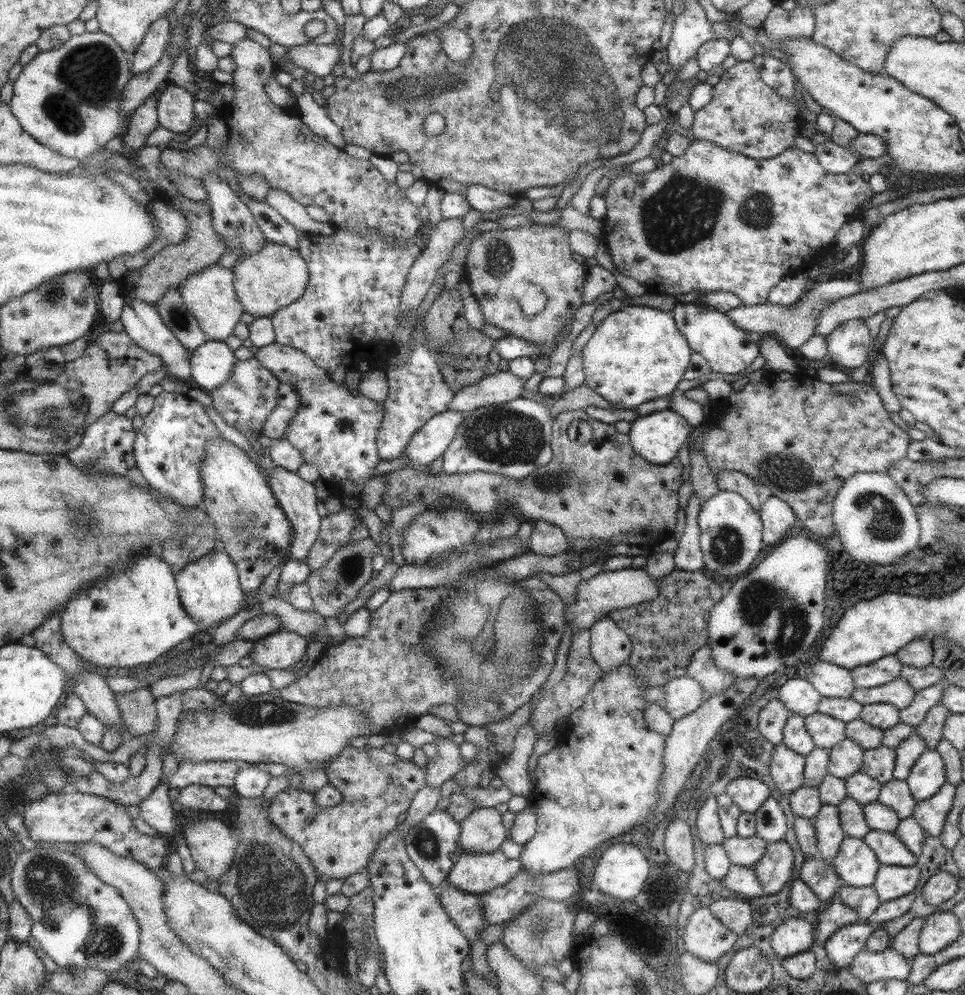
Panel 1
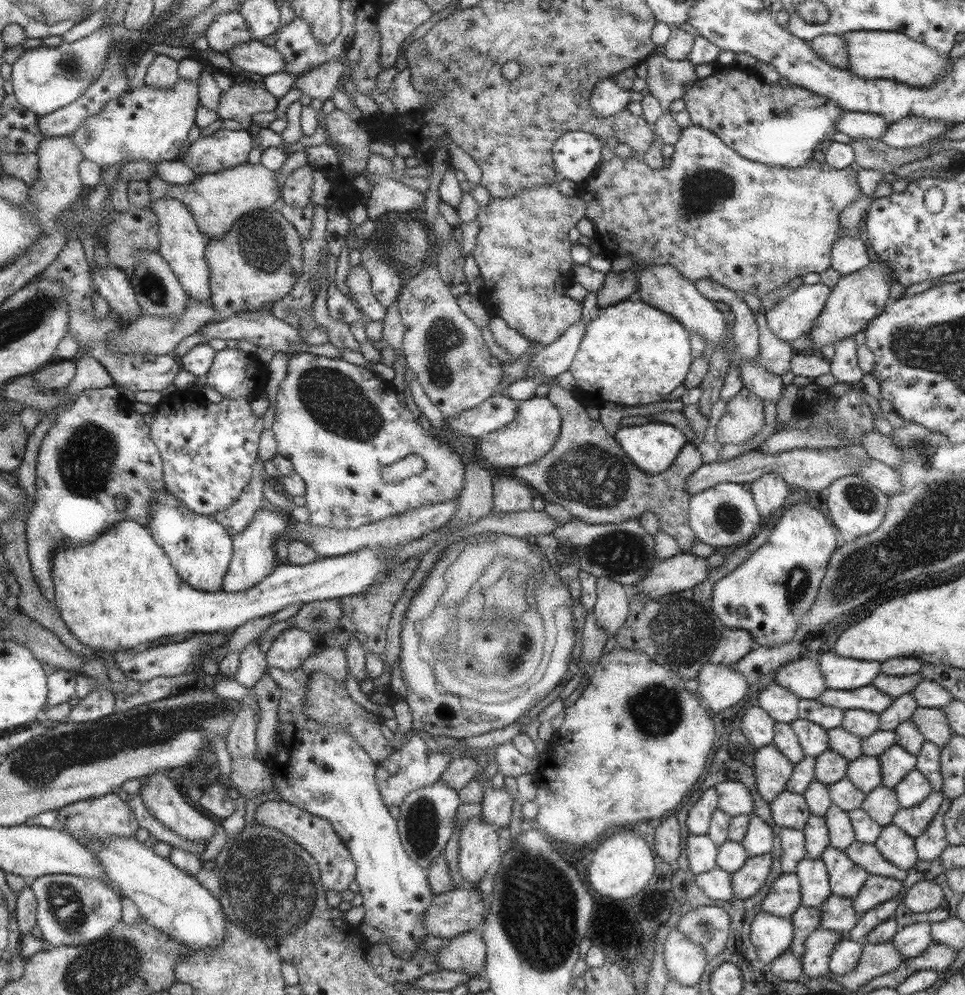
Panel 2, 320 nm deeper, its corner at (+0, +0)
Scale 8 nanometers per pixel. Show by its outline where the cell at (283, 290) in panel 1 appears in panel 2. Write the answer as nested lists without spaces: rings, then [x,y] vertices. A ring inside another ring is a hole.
[[[274,208],[263,209],[261,210],[261,212],[247,213],[245,216],[239,217],[238,220],[233,223],[233,226],[223,235],[223,238],[211,239],[211,241],[209,241],[209,244],[207,245],[206,248],[206,257],[208,258],[208,265],[209,265],[210,279],[211,279],[210,282],[211,291],[213,291],[212,302],[215,308],[215,316],[217,316],[217,319],[215,319],[215,321],[211,321],[209,325],[205,325],[205,326],[211,326],[211,324],[217,324],[217,322],[223,322],[223,320],[227,320],[227,318],[231,318],[233,316],[239,316],[241,312],[257,312],[257,310],[261,310],[261,308],[265,308],[265,306],[267,306],[269,302],[276,303],[277,301],[281,301],[283,300],[283,298],[288,297],[288,295],[291,294],[291,292],[293,291],[293,288],[297,285],[297,281],[299,281],[300,278],[303,276],[304,256],[305,256],[304,241],[301,240],[301,236],[299,235],[299,232],[297,232],[297,228],[295,228],[295,226],[293,226],[293,224],[291,224],[291,222],[289,222],[289,220],[287,220],[287,218],[283,216],[283,214],[281,214],[281,212],[278,209],[274,209]]]

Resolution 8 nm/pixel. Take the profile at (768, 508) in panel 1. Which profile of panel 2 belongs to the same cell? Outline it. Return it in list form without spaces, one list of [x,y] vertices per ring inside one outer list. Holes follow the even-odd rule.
[[[773,471],[760,474],[753,482],[750,482],[749,487],[756,509],[767,519],[775,519],[783,510],[782,504],[788,494],[787,490],[784,478]]]

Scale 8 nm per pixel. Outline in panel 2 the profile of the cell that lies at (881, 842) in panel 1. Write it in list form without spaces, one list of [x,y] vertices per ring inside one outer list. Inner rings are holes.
[[[855,841],[844,852],[851,862],[860,866],[868,875],[895,878],[901,881],[906,877],[907,870],[885,860],[873,845]]]

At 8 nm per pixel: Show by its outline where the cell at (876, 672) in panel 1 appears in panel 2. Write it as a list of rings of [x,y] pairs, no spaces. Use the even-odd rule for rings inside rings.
[[[827,651],[816,659],[820,673],[824,675],[825,688],[831,690],[855,690],[867,686],[880,672],[880,663],[845,658]]]

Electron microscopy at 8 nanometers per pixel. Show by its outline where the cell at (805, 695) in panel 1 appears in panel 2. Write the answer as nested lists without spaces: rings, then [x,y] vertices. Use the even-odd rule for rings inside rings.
[[[770,682],[757,695],[757,706],[761,707],[774,722],[789,724],[797,718],[798,698],[786,688]]]

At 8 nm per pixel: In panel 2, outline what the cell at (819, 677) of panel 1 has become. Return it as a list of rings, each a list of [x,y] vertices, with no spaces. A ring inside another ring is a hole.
[[[801,658],[781,665],[769,674],[773,683],[786,688],[795,698],[813,700],[824,692],[824,675],[816,659]]]

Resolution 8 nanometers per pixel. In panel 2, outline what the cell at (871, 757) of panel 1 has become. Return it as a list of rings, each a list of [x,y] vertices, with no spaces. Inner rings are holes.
[[[861,755],[848,764],[845,779],[867,795],[881,785],[881,767],[878,757]]]

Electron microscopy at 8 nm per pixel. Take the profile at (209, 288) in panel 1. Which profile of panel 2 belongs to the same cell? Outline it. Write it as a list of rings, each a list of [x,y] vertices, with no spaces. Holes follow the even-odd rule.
[[[163,197],[152,206],[160,223],[160,247],[158,252],[167,259],[174,273],[180,278],[181,285],[190,298],[195,300],[212,300],[211,279],[206,257],[206,248],[211,241],[198,225],[192,210],[181,199]]]

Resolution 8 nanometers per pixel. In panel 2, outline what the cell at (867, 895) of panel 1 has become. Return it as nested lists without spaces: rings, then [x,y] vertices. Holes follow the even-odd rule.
[[[829,895],[820,906],[819,928],[833,933],[847,934],[855,927],[861,915],[855,915],[851,898]]]

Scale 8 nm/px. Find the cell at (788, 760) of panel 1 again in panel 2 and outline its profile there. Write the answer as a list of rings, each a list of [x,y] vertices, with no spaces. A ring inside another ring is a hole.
[[[773,744],[756,749],[753,761],[755,785],[759,797],[769,803],[785,789],[794,764],[785,758]]]

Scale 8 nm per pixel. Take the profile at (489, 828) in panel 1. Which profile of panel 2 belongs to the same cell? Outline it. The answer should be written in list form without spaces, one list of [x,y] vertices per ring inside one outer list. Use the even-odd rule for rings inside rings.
[[[487,786],[483,792],[479,820],[485,824],[492,822],[499,828],[505,828],[511,822],[511,808],[513,808],[513,800],[504,787],[493,790]]]

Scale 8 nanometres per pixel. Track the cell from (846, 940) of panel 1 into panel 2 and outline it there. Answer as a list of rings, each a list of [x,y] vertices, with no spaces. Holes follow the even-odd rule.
[[[820,928],[807,937],[799,957],[802,974],[807,978],[826,976],[833,945],[841,939],[847,939],[847,934],[833,933]]]

